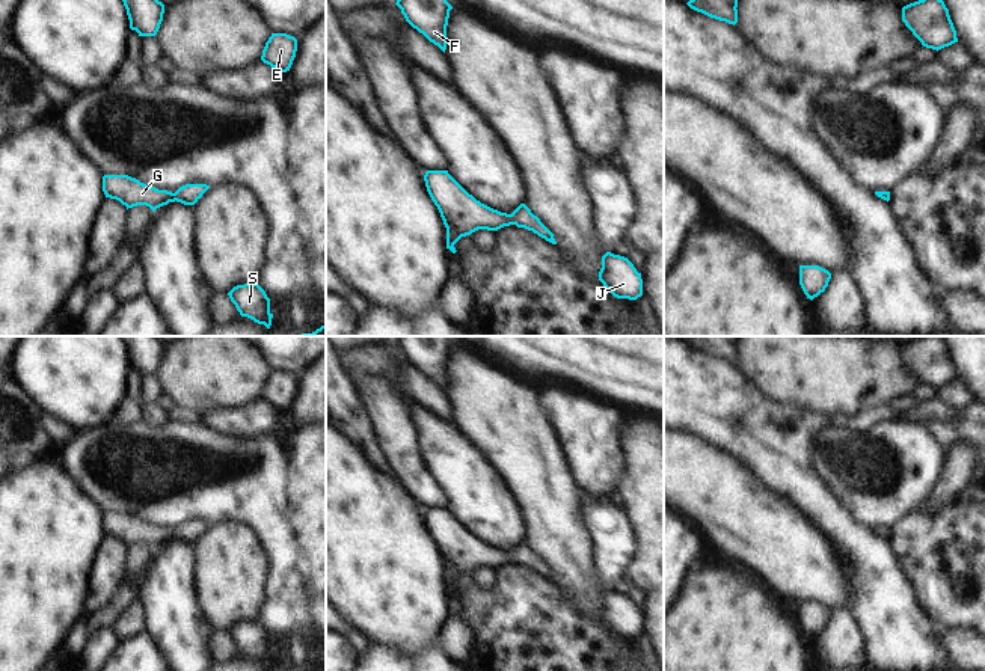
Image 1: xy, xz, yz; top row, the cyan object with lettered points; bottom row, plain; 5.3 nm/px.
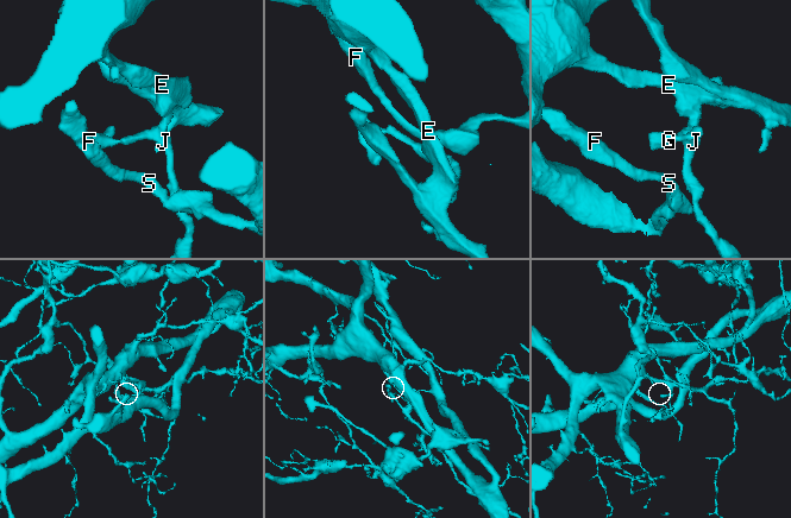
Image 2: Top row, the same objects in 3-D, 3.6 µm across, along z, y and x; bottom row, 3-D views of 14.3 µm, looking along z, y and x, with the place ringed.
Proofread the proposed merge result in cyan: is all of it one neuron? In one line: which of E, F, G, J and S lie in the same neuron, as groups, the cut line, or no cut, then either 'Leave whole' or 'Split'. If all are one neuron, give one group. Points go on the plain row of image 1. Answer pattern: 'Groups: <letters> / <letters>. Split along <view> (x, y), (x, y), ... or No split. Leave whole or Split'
Groups: E F G J S. No split. Leave whole.

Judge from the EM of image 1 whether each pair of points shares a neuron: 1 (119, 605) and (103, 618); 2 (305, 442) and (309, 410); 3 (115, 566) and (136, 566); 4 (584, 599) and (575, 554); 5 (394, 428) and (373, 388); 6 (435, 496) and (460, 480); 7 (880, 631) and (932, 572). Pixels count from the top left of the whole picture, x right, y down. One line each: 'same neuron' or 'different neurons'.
1: same neuron
2: different neurons
3: different neurons
4: same neuron
5: same neuron
6: different neurons
7: different neurons

